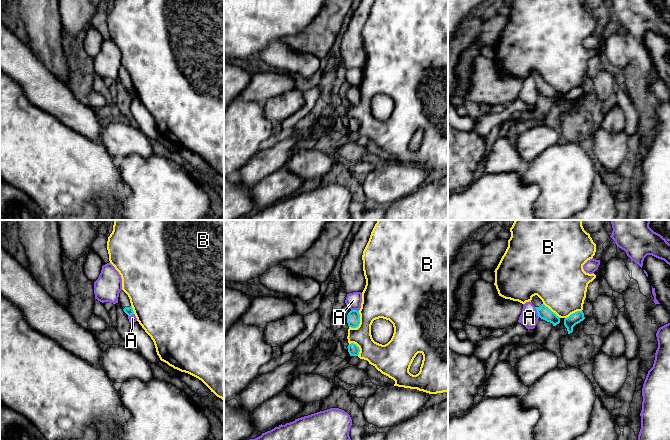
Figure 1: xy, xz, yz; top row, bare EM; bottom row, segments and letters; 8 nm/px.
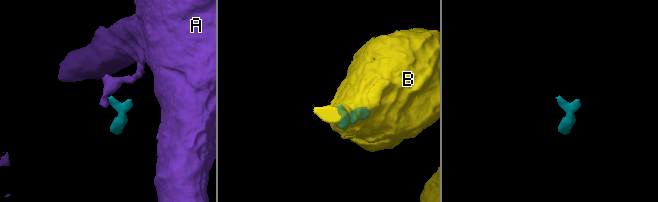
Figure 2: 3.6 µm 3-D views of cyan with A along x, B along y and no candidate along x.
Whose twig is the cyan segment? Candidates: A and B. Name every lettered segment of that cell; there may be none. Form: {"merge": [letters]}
{"merge": []}

